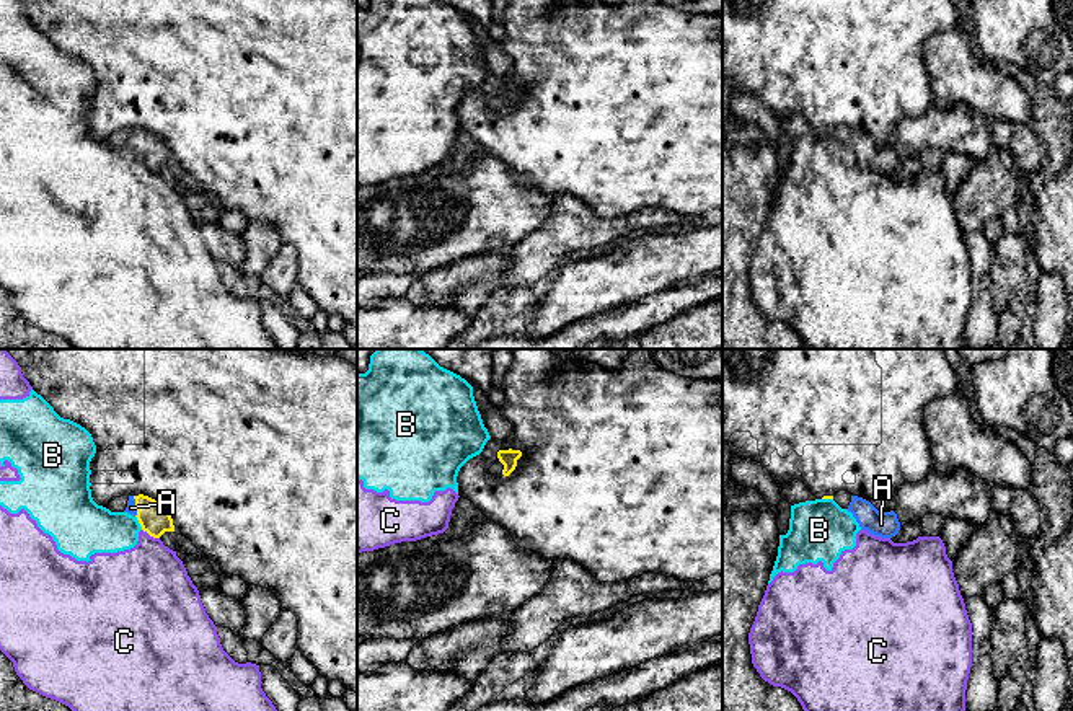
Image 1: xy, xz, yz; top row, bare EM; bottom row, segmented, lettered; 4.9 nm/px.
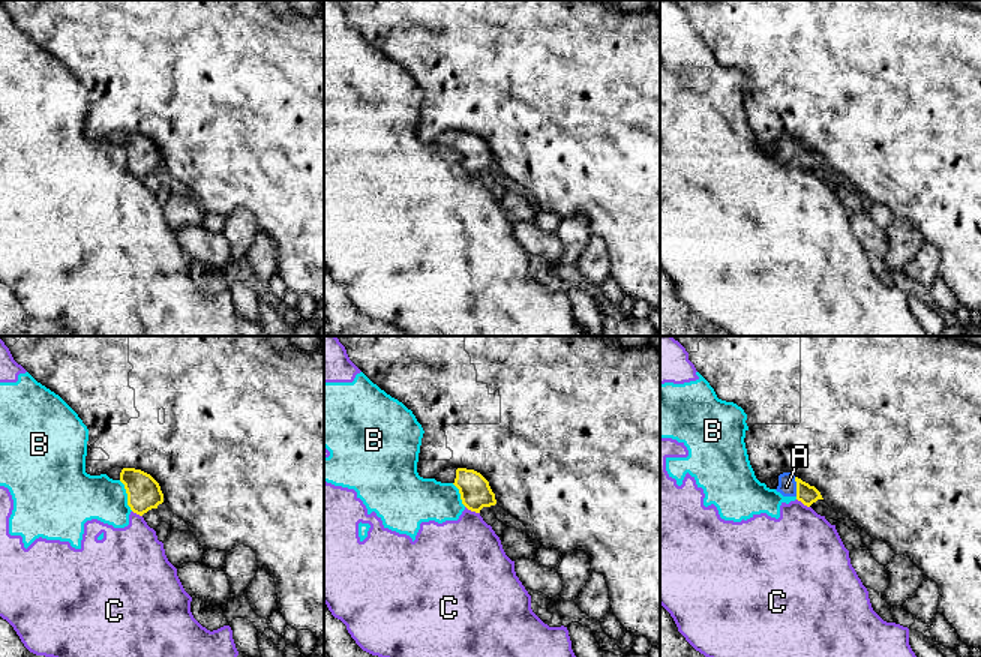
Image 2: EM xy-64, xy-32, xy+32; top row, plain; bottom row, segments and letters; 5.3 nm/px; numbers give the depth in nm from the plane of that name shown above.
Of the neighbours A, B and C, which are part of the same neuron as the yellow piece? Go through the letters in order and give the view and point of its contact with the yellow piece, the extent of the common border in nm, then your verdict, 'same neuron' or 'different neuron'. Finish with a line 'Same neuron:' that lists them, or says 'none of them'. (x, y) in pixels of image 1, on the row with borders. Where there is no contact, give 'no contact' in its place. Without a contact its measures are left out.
A: meets yellow in xy at (136, 504); contact 110 nm long; same neuron
B: meets yellow in xy at (139, 522); contact 80 nm long; different neuron
C: meets yellow in xy at (150, 535); contact 100 nm long; different neuron
Same neuron: A

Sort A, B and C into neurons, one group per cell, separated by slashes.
A / B C

